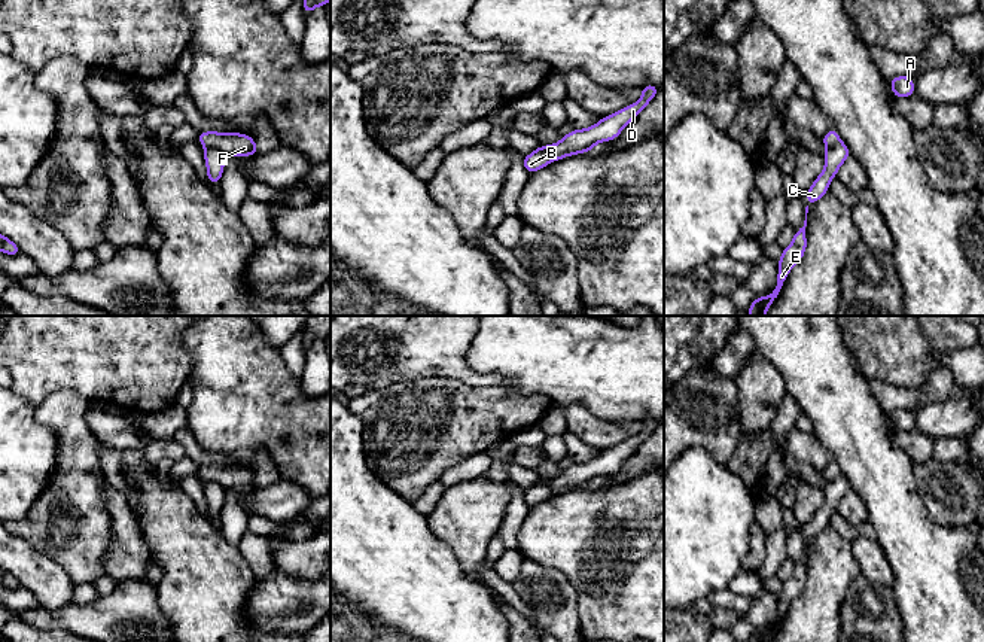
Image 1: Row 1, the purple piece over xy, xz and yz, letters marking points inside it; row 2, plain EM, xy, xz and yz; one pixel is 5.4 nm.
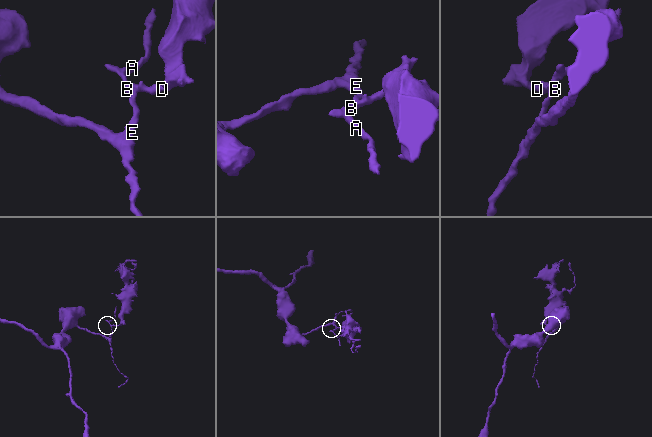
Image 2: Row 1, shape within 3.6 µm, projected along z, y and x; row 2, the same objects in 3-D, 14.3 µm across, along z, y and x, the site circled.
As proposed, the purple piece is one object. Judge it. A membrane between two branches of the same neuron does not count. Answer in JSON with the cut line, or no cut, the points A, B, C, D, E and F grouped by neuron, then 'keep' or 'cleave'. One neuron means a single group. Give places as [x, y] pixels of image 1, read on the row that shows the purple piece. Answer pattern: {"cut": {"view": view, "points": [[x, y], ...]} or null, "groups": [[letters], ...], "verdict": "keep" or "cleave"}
{"cut": {"view": "xy", "points": [[204, 146], [212, 146], [227, 155]]}, "groups": [["A", "B", "C", "E"], ["D", "F"]], "verdict": "cleave"}

